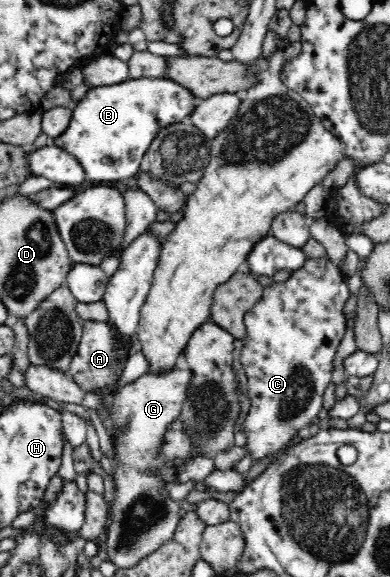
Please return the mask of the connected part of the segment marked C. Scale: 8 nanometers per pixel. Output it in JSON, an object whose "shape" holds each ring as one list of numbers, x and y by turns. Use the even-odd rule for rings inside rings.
{"shape":[[326,257,317,259,308,259,305,265,300,270,291,272,291,276,279,284,273,283,271,286,263,287,263,294,261,294,261,300,254,304,243,317,243,322,246,328,246,335,244,340,244,346,241,348,240,361,243,363,247,377,247,392,245,396,249,397,251,401,250,411,247,415,245,425,245,431,241,442,245,449,249,450,249,453,254,456,254,460,263,458,271,452,279,450,289,439,294,436,305,432,305,425,313,420,317,416,318,412,321,412,323,404,323,392,327,388,327,384,331,381,331,375,335,368,333,361,335,360,335,353,343,340,343,336,347,334,347,314,345,313,345,305,352,296,351,290,345,280,344,274,340,269,333,265]]}

